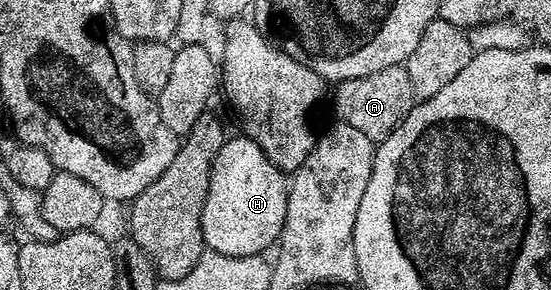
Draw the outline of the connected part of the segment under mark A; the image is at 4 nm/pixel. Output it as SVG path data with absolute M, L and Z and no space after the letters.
M405 65L380 68L380 72L372 72L372 76L349 78L337 83L333 90L337 121L352 124L375 144L384 141L416 104L412 80L408 80Z

